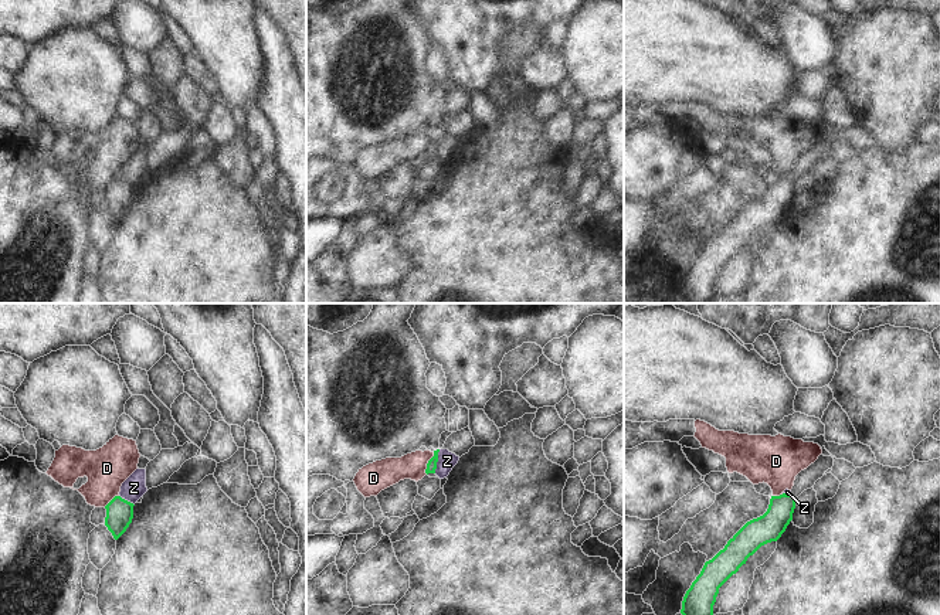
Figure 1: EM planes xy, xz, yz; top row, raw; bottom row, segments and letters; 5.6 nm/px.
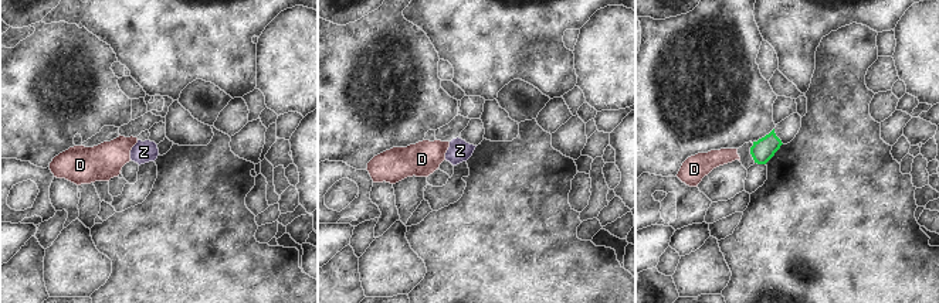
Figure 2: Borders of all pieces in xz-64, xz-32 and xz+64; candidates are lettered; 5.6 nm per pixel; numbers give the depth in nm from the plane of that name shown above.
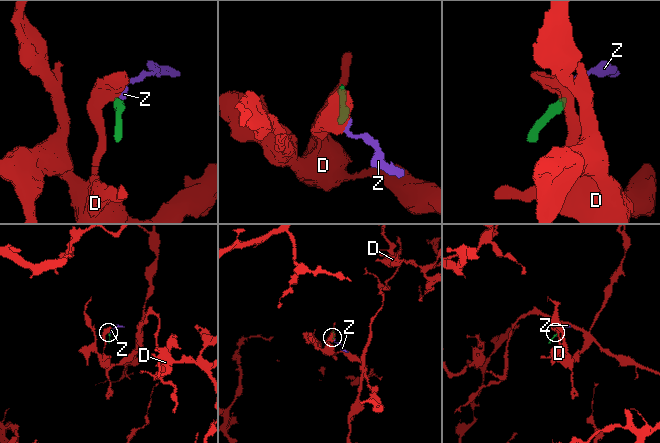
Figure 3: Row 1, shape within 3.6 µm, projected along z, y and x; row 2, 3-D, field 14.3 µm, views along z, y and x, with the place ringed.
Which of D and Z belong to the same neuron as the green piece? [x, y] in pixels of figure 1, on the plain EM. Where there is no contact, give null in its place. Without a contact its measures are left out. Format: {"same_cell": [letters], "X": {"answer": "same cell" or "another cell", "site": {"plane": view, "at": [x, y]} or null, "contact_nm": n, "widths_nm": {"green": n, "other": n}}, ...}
{"same_cell": [], "D": {"answer": "another cell", "site": {"plane": "xz", "at": [427, 146]}, "contact_nm": 140, "widths_nm": {"green": 60, "other": 160}}, "Z": {"answer": "another cell", "site": {"plane": "xz", "at": [437, 143]}, "contact_nm": 140, "widths_nm": {"green": 60, "other": 100}}}

